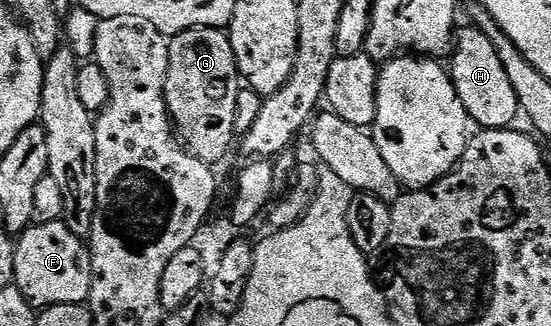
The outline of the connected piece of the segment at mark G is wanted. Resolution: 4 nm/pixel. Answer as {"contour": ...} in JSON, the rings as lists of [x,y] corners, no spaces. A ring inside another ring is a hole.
{"contour":[[[190,29],[174,34],[169,41],[169,71],[165,79],[165,103],[167,112],[182,144],[197,159],[216,163],[231,149],[231,140],[237,137],[235,116],[237,115],[237,95],[241,88],[239,68],[233,55],[230,36],[222,29]]]}

